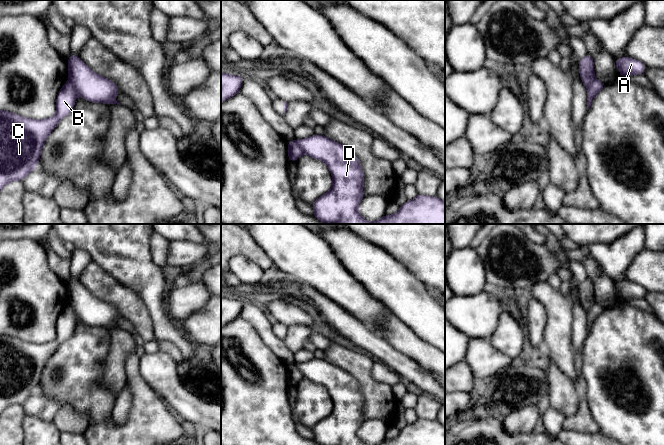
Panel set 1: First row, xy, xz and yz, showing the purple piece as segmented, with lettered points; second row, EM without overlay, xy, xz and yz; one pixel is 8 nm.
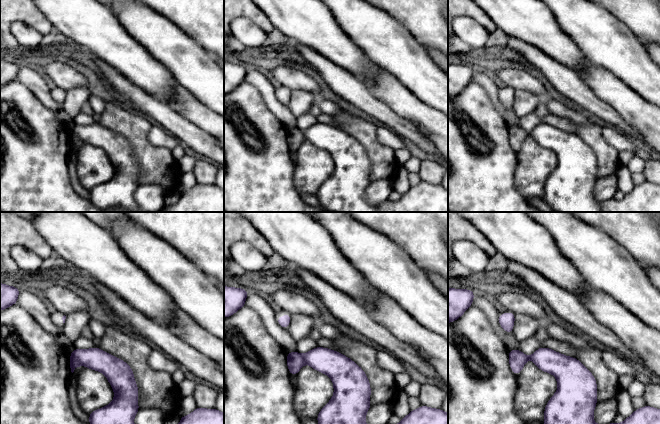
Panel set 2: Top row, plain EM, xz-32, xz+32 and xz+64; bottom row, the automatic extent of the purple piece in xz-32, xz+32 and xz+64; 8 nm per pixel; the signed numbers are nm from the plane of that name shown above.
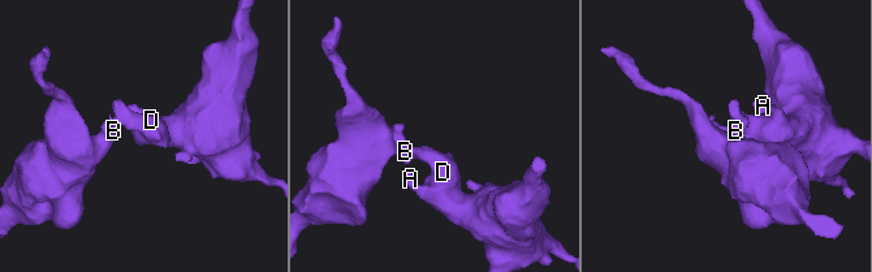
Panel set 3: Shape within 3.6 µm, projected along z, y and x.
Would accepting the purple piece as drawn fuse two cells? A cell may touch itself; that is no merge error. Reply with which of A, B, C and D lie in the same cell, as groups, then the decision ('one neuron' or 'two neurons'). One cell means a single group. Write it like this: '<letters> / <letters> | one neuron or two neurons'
A D / B C | two neurons

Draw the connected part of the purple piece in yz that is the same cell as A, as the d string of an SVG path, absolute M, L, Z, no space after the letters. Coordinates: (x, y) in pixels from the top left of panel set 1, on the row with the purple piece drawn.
M621 57L615 59L615 64L619 73L627 78L636 74L644 74L646 66L639 60L629 57Z

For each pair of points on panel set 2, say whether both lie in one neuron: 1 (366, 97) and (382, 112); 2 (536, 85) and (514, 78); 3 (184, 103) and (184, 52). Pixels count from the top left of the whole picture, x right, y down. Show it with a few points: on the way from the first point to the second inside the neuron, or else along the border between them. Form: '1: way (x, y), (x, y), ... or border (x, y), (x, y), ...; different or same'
1: way (370, 101), (378, 109); same
2: way (531, 84), (519, 79); same
3: border (177, 82), (203, 103); different

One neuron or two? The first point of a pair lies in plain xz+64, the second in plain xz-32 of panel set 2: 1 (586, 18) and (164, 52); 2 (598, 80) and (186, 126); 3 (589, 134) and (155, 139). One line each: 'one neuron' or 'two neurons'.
1: one neuron
2: two neurons
3: two neurons

